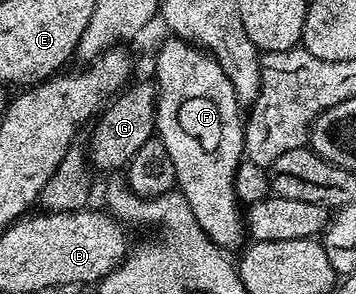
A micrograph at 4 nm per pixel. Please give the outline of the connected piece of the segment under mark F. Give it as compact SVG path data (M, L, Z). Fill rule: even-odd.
M181 37L169 40L159 47L152 74L158 90L156 137L172 159L177 192L186 200L196 223L213 245L230 251L244 238L244 213L234 190L234 176L246 151L244 113L228 75L209 51Z

